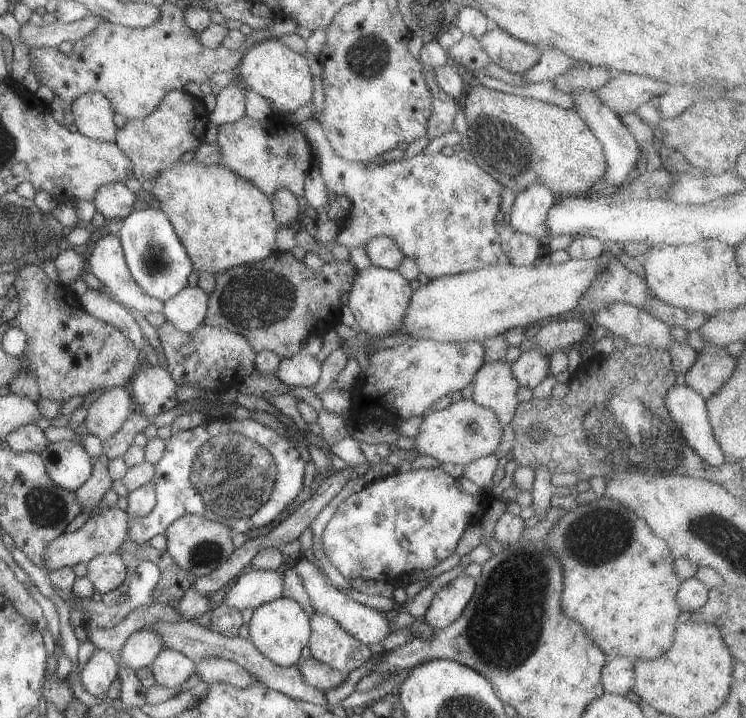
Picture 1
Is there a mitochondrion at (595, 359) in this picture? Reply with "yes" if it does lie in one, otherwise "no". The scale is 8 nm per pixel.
no

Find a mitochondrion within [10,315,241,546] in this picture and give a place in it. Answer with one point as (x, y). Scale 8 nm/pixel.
(45, 509)

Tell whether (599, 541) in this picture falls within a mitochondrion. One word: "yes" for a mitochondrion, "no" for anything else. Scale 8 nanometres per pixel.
yes

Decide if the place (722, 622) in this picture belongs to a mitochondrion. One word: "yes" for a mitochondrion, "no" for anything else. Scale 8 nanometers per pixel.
no

